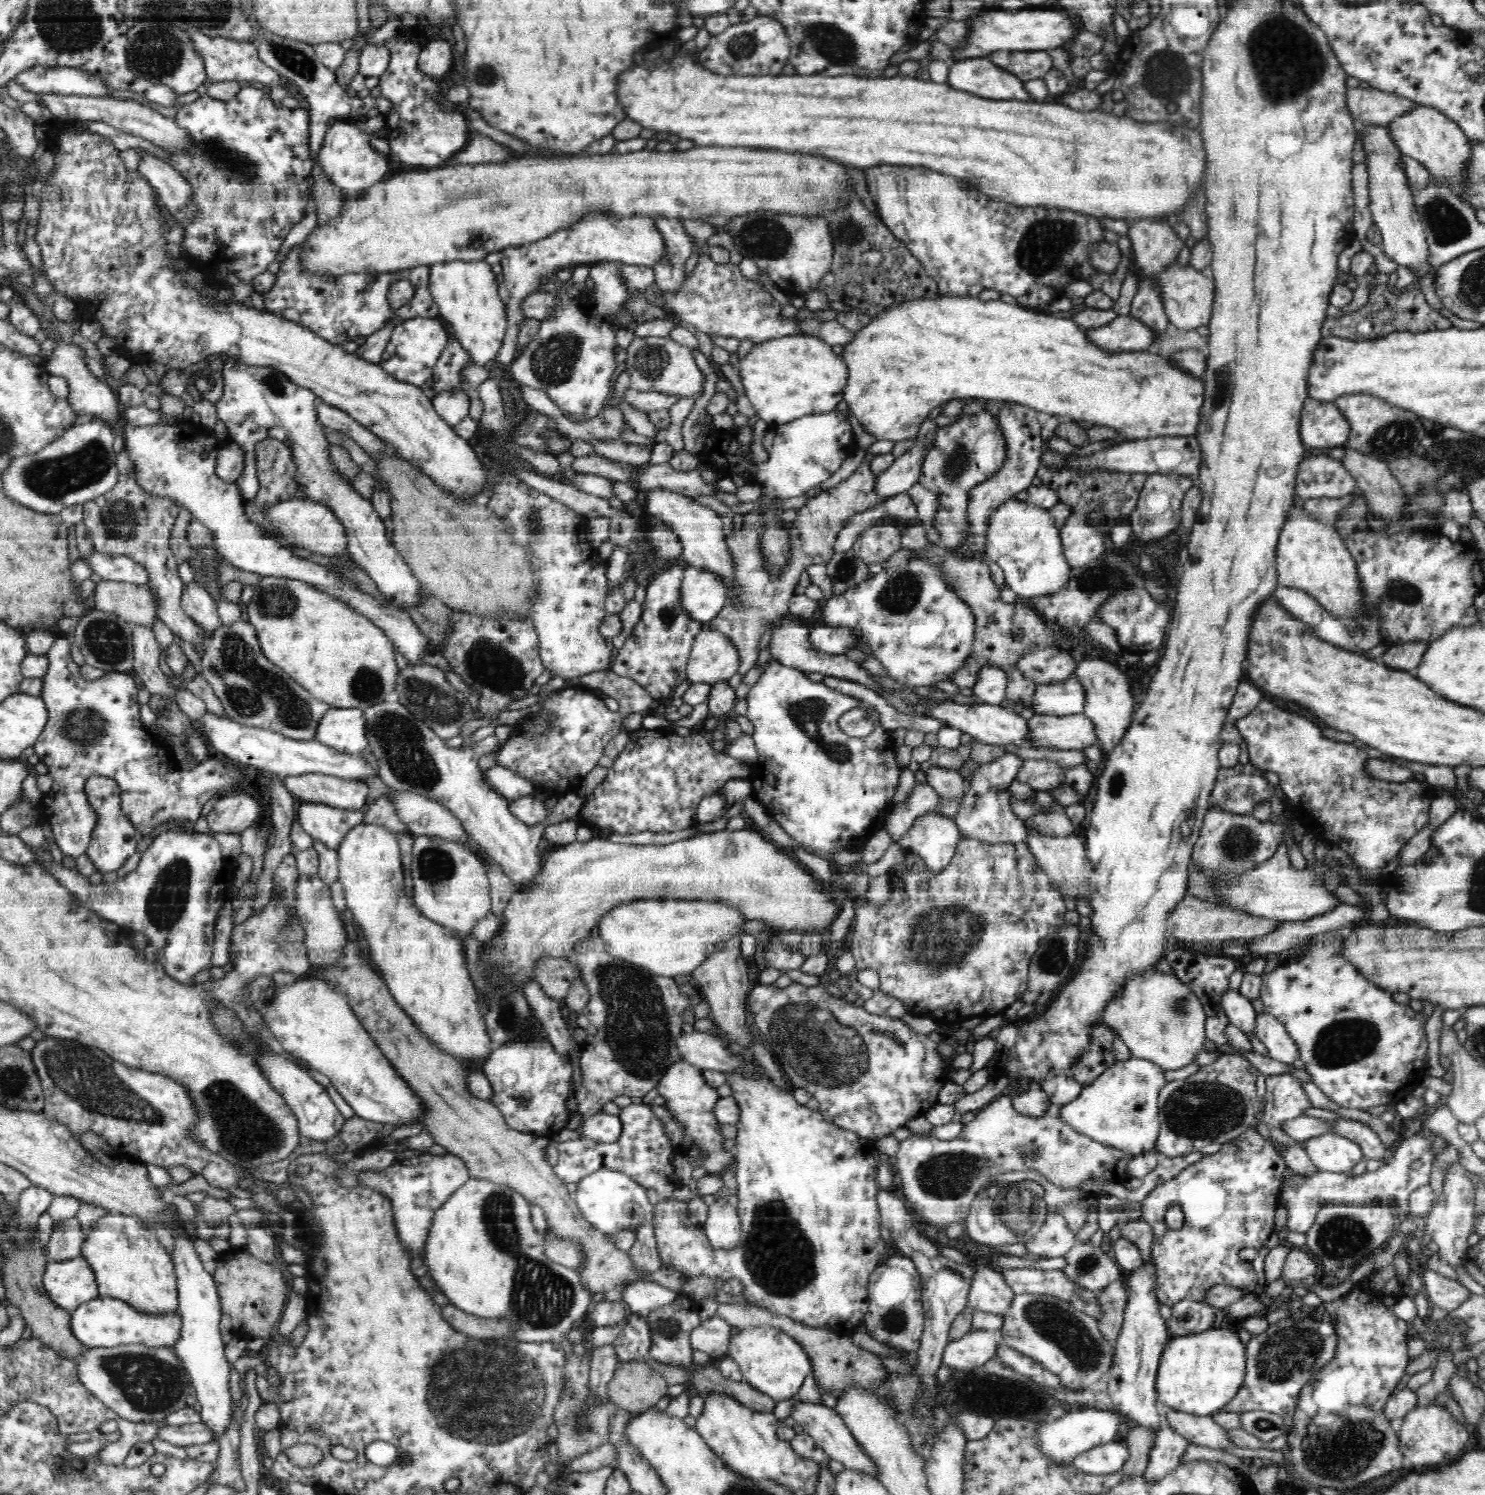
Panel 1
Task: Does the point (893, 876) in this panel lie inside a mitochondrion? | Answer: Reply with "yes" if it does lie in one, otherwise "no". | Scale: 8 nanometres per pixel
no

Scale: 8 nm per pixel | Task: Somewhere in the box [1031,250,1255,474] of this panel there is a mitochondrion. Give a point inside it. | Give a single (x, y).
(1220, 392)

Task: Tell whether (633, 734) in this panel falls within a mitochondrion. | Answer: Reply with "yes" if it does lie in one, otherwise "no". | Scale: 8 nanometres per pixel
no

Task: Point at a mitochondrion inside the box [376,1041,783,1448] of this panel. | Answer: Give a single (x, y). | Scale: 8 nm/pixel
(541, 1296)

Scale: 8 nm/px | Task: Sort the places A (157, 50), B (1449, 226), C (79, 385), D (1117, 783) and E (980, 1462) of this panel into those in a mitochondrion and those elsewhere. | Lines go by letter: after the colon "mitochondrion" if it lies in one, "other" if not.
A: mitochondrion
B: mitochondrion
C: other
D: mitochondrion
E: other

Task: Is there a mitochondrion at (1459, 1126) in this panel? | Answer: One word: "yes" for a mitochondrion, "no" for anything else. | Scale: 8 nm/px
no

